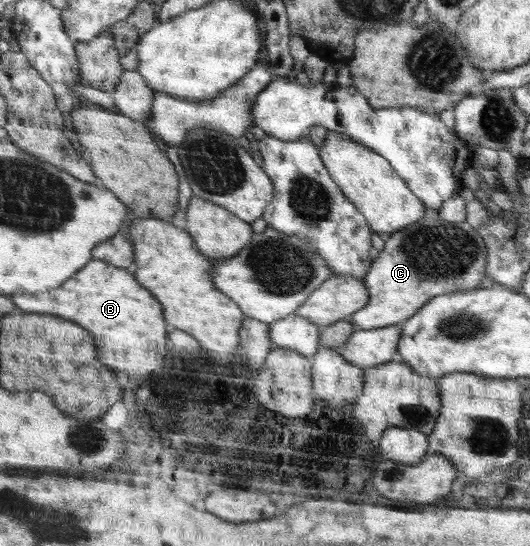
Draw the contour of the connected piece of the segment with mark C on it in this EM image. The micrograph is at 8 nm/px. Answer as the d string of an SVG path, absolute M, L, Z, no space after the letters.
M430 213L414 225L397 230L385 239L384 249L373 261L372 268L363 276L370 291L370 301L358 313L350 316L348 321L362 330L407 321L435 297L485 287L488 284L487 264L487 245L476 229L466 221L462 224L450 223Z

